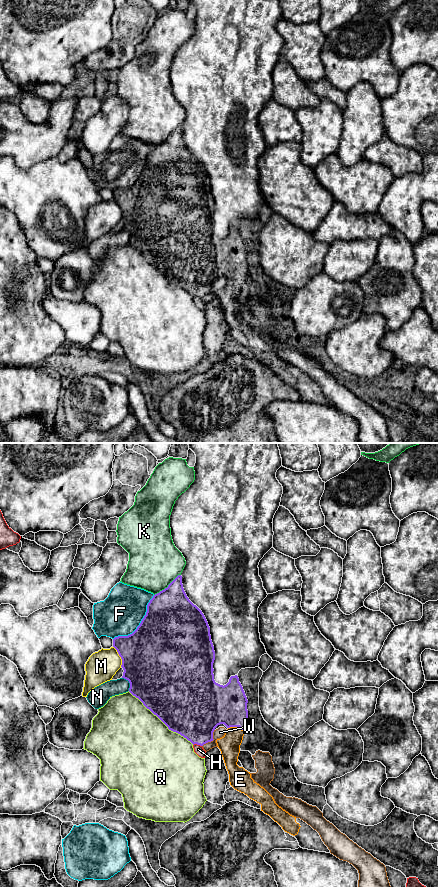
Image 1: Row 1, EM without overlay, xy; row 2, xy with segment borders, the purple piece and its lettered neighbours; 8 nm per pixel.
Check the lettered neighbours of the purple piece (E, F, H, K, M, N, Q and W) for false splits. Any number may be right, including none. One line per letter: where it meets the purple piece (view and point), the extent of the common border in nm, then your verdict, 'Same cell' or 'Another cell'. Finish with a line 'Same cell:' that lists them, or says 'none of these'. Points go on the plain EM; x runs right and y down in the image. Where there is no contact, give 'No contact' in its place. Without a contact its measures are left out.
E: Touches purple at xy (236, 278). Shared border 130 nm. Same cell
F: Touches purple at xy (140, 175). Shared border 480 nm. Another cell
H: Touches purple at xy (197, 296). Shared border 70 nm. Another cell
K: Touches purple at xy (168, 138). Shared border 280 nm. Another cell
M: Touches purple at xy (119, 207). Shared border 180 nm. Another cell
N: Touches purple at xy (129, 234). Shared border 130 nm. Another cell
Q: Touches purple at xy (161, 272). Shared border 700 nm. Another cell
W: Touches purple at xy (212, 292). Shared border 170 nm. Another cell
Same cell: E

